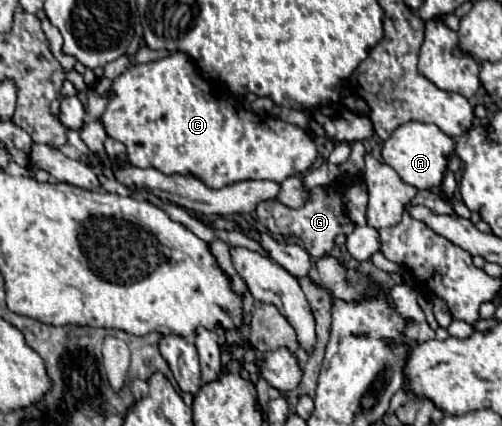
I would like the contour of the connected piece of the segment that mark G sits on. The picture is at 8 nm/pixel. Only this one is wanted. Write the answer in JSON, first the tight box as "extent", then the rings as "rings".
{"extent":[257,187,353,259],"rings":[[[315,187],[311,191],[311,199],[305,203],[301,209],[289,209],[283,207],[283,203],[277,201],[263,201],[257,207],[257,219],[271,231],[271,233],[281,233],[281,235],[295,235],[303,241],[305,251],[313,259],[321,259],[331,253],[333,249],[333,239],[337,235],[349,235],[353,231],[351,219],[345,215],[343,205],[341,205],[341,191],[337,187]]]}

